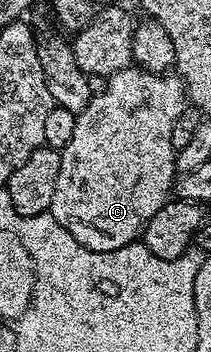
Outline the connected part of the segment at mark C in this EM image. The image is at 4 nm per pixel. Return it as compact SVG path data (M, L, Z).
M130 66L119 70L114 76L108 77L104 81L105 89L98 91L89 99L89 105L82 112L77 113L75 122L75 134L71 142L67 142L65 148L60 149L61 161L59 162L59 182L55 182L55 194L51 198L49 215L75 238L85 248L90 248L96 252L114 252L123 246L134 243L144 233L147 222L162 208L171 198L171 193L175 188L175 177L178 175L177 161L175 159L175 149L171 146L171 126L175 126L175 118L187 106L187 89L180 76L176 74L162 74L159 72L149 72L145 68Z

